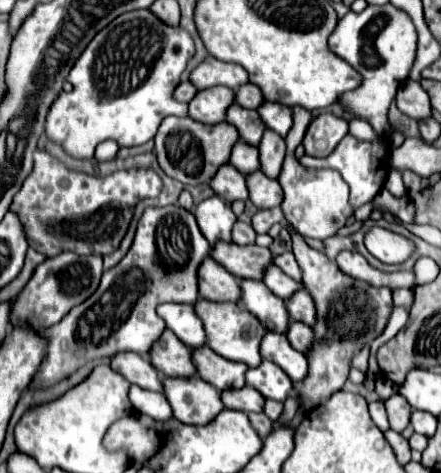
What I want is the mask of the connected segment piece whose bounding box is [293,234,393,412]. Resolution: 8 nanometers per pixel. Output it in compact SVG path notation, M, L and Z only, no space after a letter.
M299 234L293 236L293 254L303 272L301 284L317 304L317 324L311 326L313 334L317 334L317 342L313 342L313 346L309 348L309 374L301 382L293 382L293 390L299 396L301 410L307 412L309 408L329 400L331 394L343 388L351 370L353 354L381 336L391 316L393 302L389 288L369 288L365 286L365 282L357 282L347 274L341 274L333 260L329 260L319 250L309 248Z

